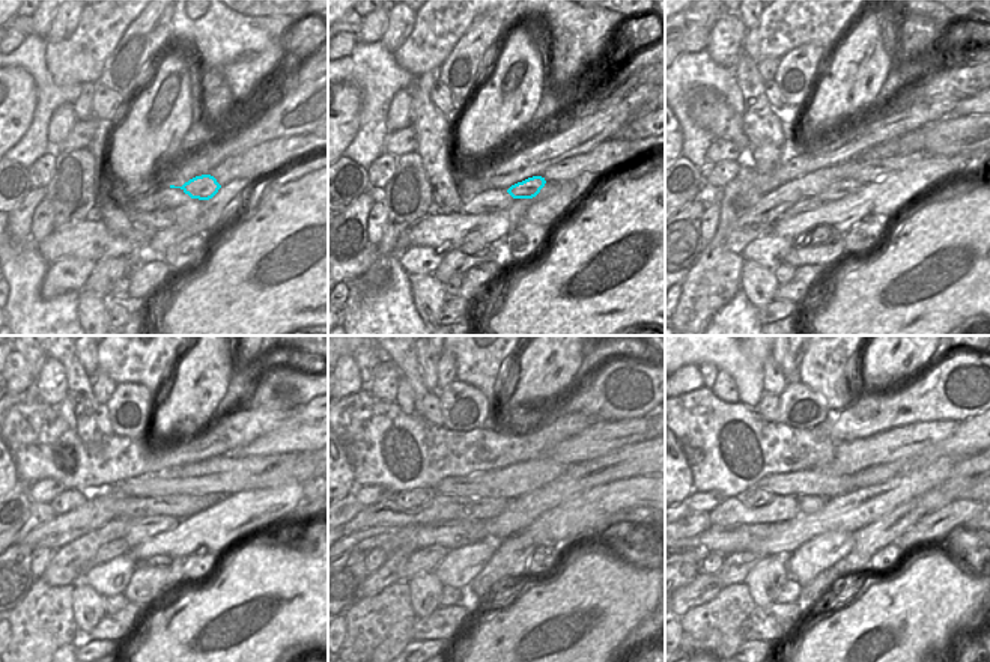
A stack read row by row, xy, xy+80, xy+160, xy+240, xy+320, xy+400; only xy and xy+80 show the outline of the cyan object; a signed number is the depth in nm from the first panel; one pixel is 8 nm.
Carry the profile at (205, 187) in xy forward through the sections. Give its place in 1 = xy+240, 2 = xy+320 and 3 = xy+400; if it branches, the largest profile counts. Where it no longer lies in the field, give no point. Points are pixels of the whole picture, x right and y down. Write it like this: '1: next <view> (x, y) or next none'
1: next xy+240 (139, 530)
2: next xy+320 (453, 534)
3: next xy+400 (724, 540)

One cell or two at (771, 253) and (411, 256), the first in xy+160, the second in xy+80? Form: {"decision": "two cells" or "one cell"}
{"decision": "one cell"}

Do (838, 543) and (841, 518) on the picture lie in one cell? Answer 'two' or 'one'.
two

